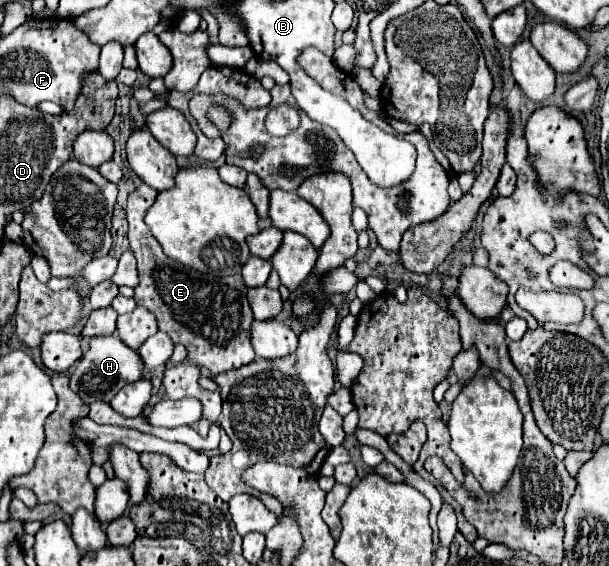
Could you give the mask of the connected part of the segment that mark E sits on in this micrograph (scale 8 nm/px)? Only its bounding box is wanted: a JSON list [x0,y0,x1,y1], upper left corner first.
[127,185,255,375]

